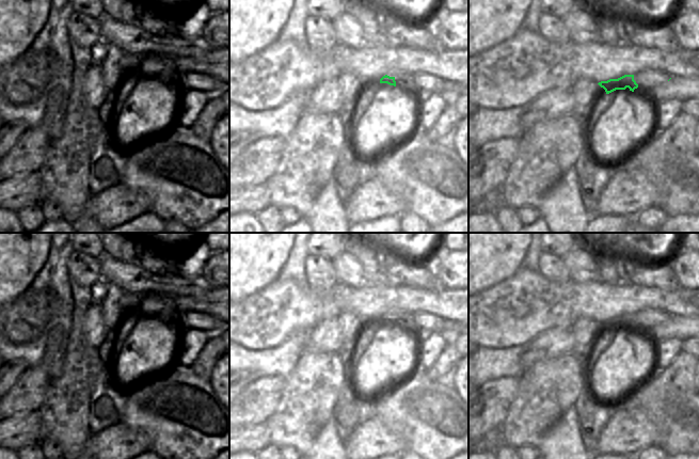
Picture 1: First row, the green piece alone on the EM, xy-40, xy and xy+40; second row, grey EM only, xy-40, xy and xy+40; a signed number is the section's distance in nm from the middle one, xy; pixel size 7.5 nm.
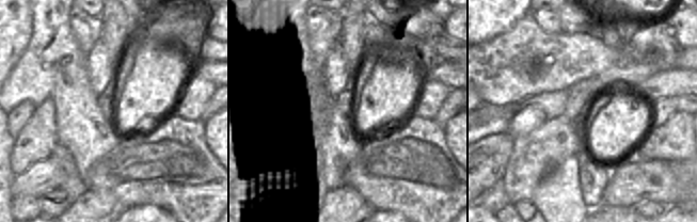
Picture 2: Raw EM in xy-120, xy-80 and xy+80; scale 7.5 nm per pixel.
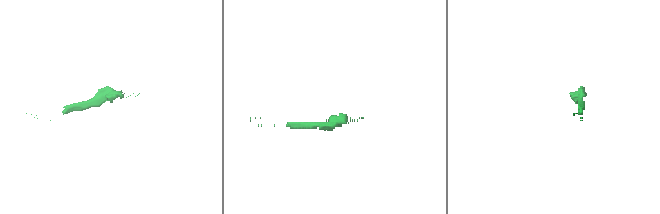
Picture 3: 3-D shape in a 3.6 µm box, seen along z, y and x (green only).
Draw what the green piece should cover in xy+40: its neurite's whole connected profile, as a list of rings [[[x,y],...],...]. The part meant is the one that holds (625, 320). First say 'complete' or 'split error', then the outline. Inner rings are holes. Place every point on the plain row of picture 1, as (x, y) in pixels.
split error | [[[650,307],[641,310],[635,314],[624,314],[618,318],[601,320],[598,323],[603,327],[606,333],[616,329],[625,329],[634,331],[637,327],[654,328],[669,320],[671,316],[663,310],[652,310]]]

